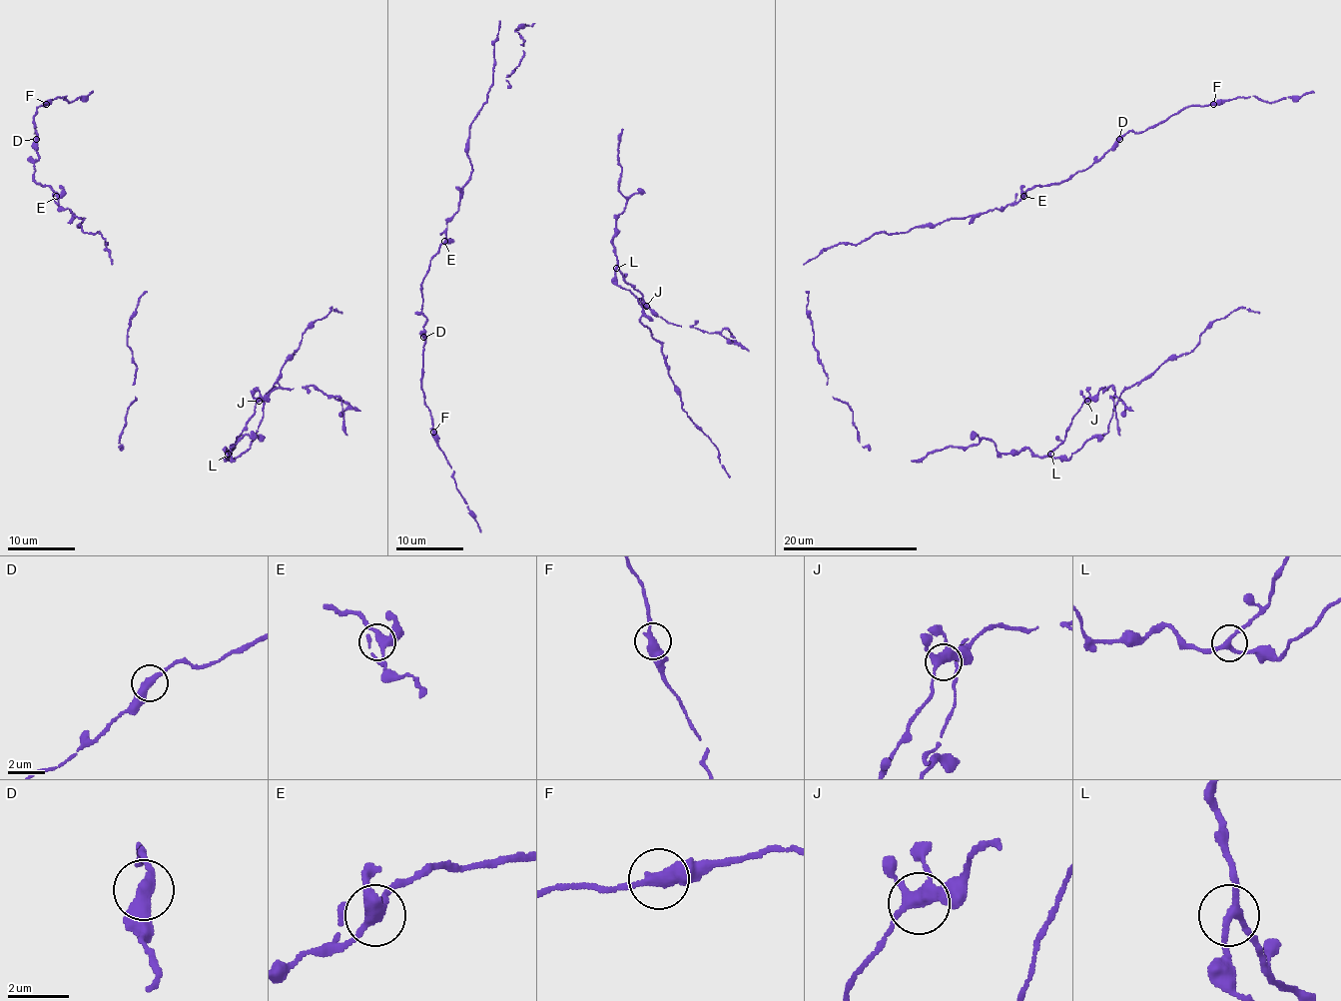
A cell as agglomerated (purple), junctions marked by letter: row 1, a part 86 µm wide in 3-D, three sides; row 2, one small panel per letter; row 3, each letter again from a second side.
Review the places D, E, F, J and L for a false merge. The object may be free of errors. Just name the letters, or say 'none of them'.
none of them

